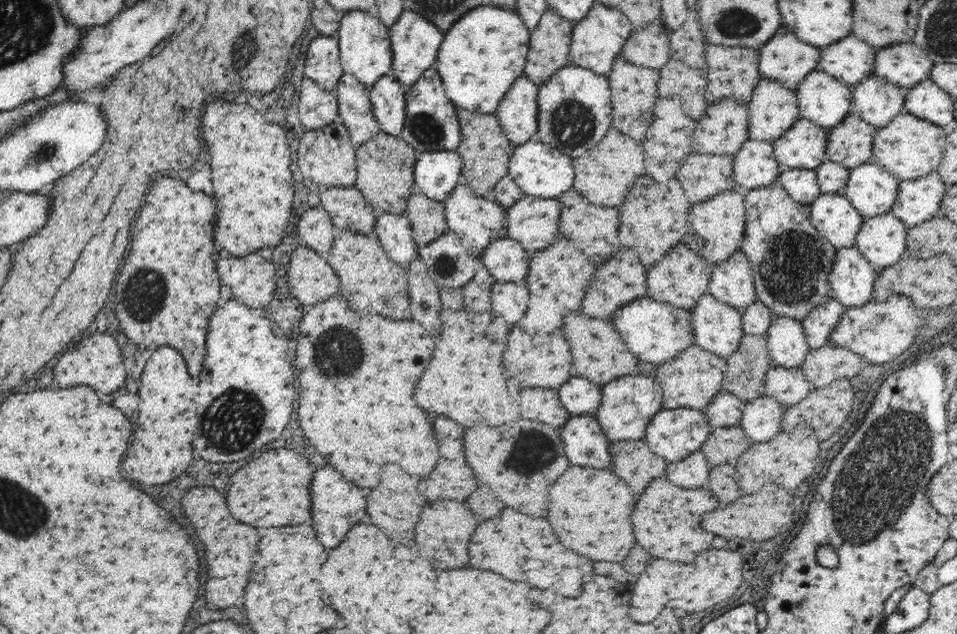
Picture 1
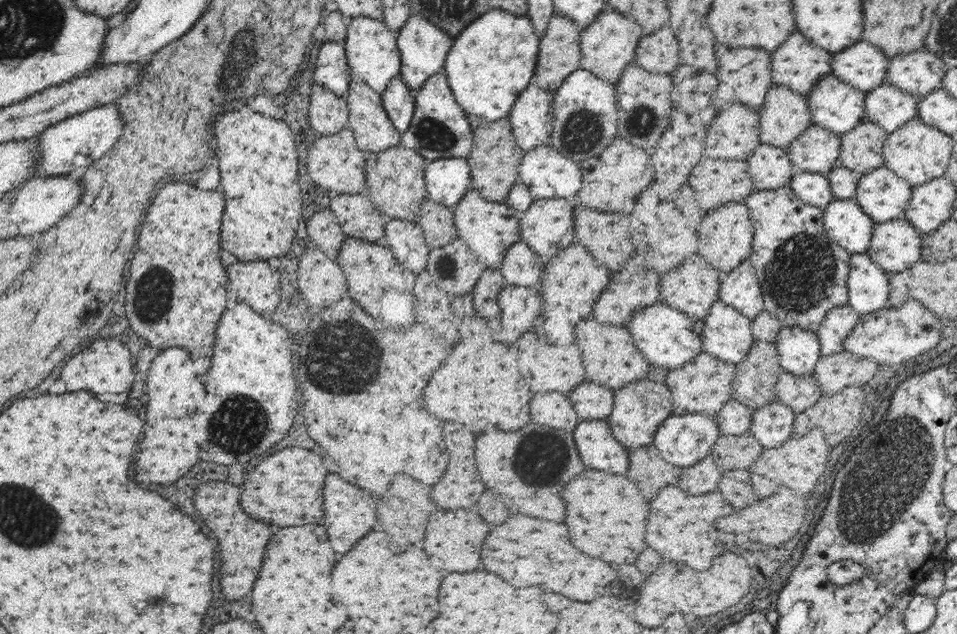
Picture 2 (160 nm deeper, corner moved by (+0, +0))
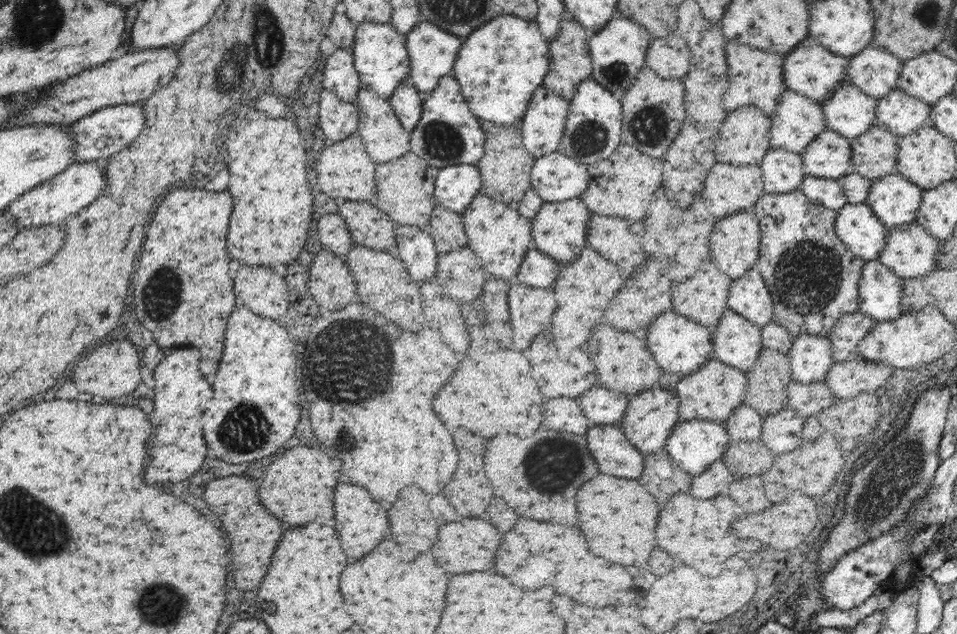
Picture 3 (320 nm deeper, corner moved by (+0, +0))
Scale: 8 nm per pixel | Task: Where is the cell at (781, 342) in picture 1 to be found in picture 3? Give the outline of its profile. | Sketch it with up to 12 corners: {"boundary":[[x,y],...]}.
{"boundary":[[793,337],[794,380],[822,382],[835,364],[831,342]]}

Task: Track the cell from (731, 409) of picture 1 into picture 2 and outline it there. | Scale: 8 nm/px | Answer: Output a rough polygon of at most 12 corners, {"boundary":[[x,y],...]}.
{"boundary":[[730,398],[716,418],[722,435],[750,432],[753,409]]}

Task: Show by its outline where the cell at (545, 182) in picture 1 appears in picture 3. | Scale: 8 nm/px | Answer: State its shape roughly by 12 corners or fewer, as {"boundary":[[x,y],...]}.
{"boundary":[[560,150],[536,158],[531,188],[544,203],[581,197],[590,174]]}

